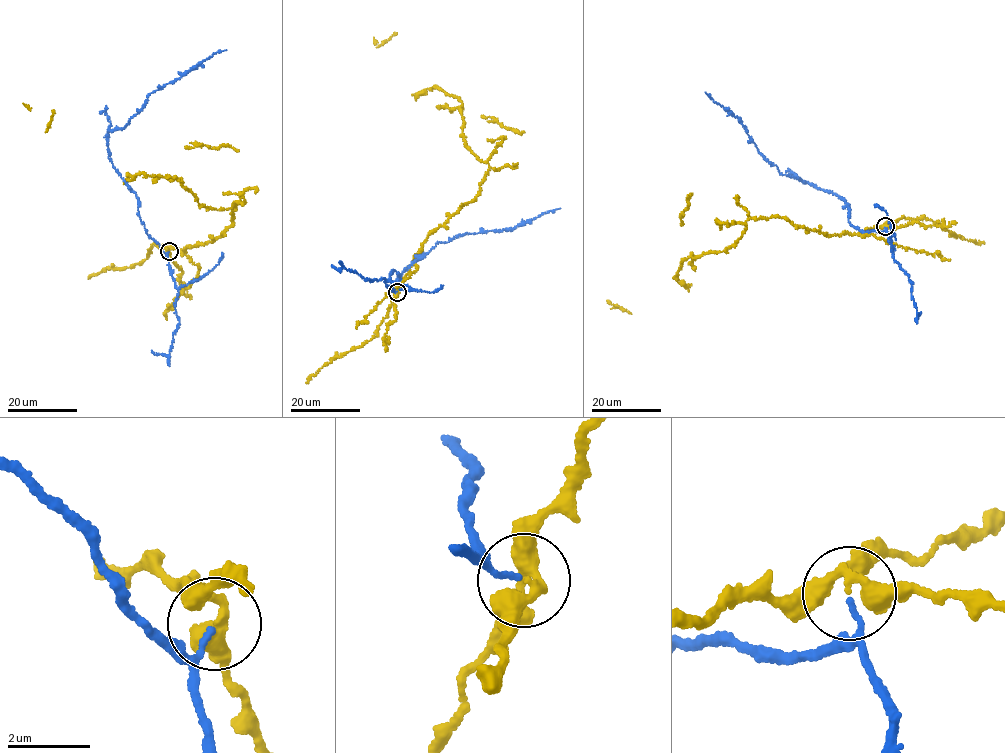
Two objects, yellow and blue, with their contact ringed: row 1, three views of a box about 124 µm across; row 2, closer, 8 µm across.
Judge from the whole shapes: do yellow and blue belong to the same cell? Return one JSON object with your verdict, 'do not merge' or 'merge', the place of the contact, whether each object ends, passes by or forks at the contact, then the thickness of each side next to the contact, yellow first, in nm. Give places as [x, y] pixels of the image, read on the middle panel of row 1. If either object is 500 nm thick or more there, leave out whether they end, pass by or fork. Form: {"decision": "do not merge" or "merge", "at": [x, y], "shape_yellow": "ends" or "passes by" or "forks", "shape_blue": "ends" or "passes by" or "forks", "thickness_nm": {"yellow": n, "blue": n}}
{"decision": "do not merge", "at": [397, 292], "shape_yellow": "passes by", "shape_blue": "ends", "thickness_nm": {"yellow": 200, "blue": 120}}

